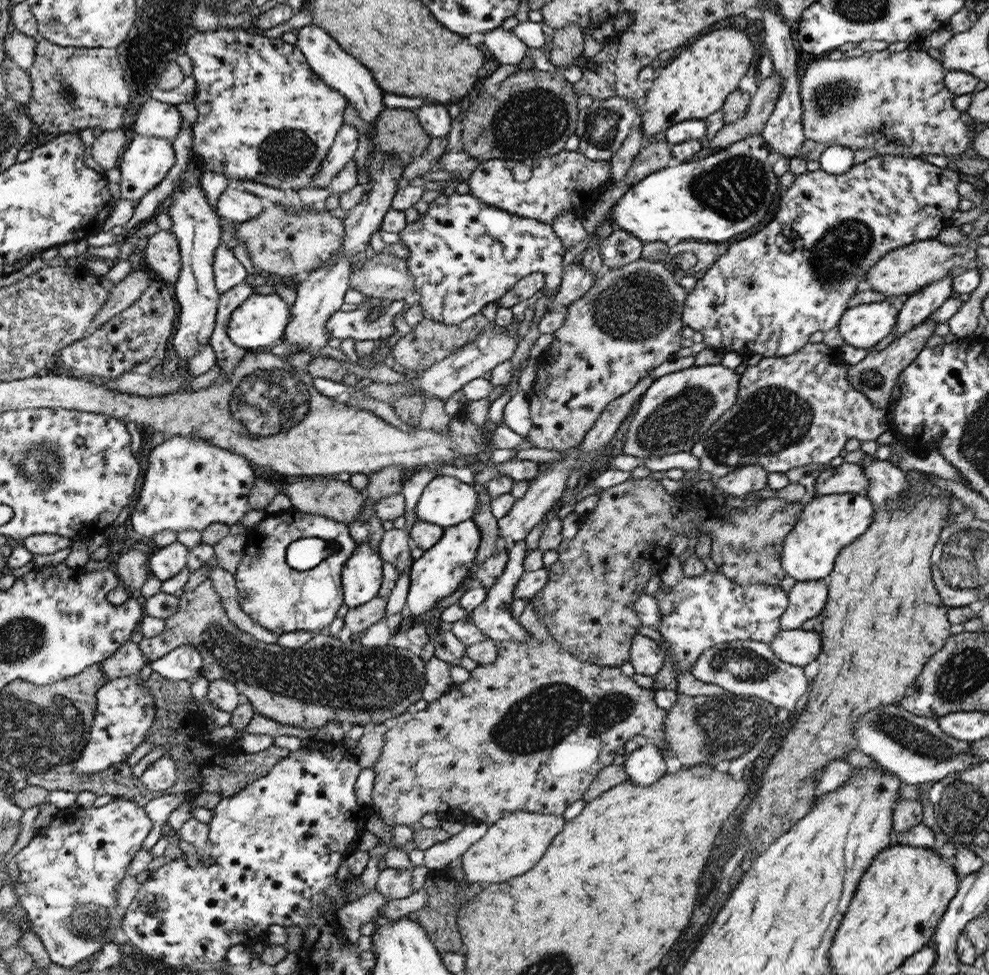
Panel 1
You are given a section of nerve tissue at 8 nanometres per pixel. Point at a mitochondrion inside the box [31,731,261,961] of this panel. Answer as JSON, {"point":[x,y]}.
{"point":[88,922]}

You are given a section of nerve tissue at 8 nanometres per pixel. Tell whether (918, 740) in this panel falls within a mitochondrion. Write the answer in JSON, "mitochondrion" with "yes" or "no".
{"mitochondrion":"yes"}

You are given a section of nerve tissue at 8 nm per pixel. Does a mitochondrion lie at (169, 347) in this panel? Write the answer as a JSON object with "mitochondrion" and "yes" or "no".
{"mitochondrion":"no"}

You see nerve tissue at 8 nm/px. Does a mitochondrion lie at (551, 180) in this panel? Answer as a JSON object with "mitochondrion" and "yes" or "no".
{"mitochondrion":"no"}

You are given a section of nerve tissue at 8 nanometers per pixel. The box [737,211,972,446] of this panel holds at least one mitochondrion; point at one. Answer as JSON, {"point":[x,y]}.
{"point":[842,250]}

